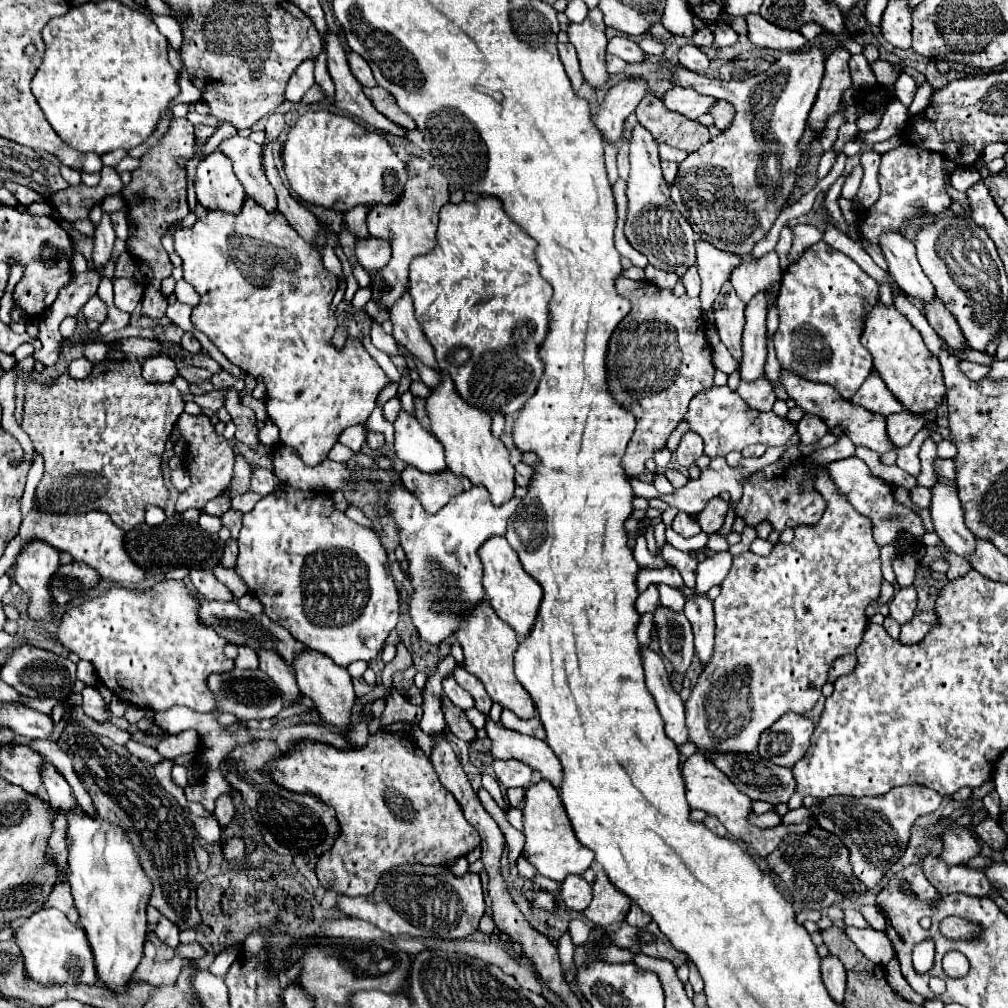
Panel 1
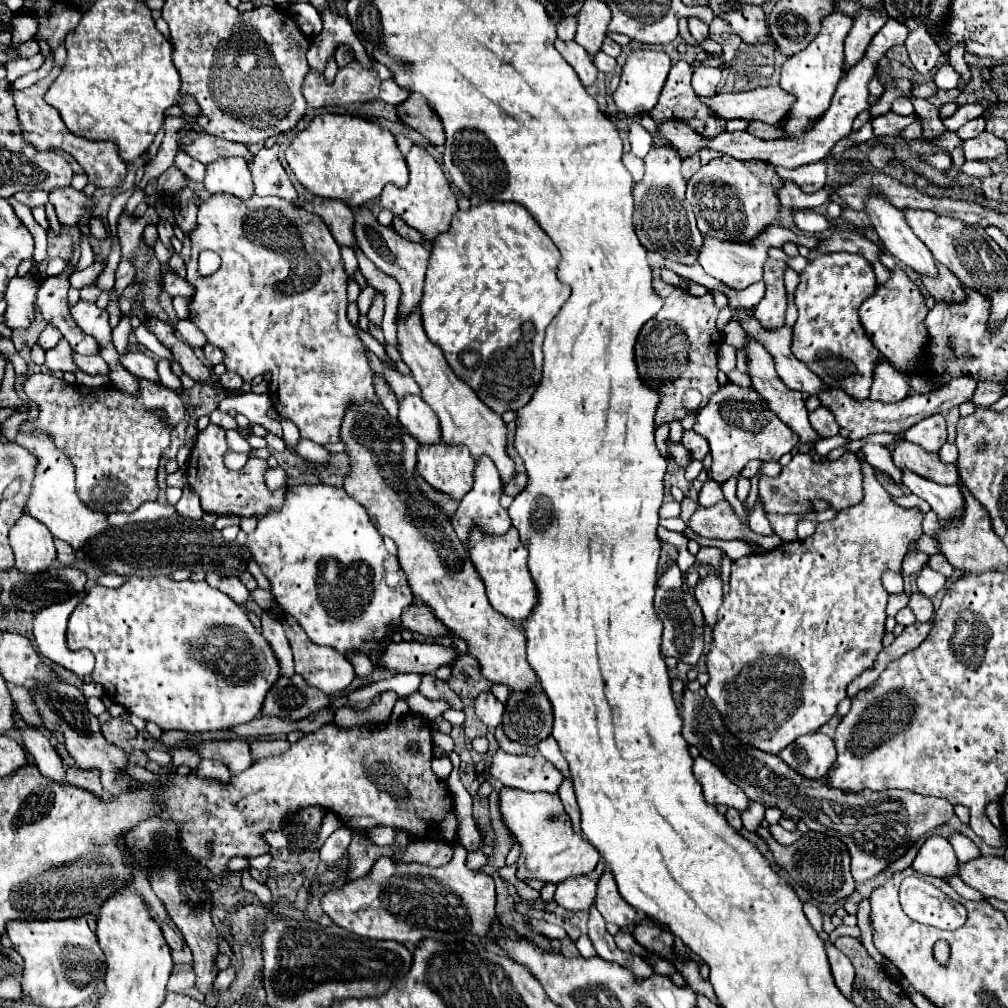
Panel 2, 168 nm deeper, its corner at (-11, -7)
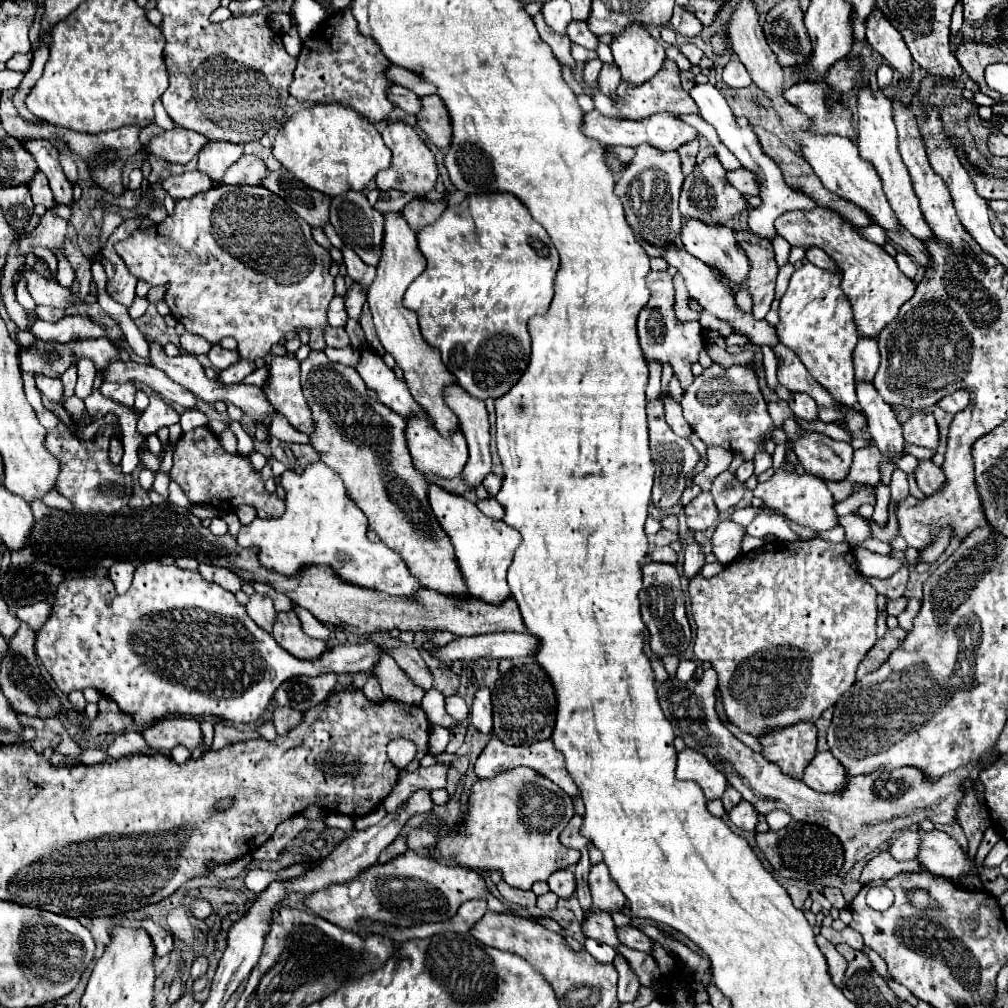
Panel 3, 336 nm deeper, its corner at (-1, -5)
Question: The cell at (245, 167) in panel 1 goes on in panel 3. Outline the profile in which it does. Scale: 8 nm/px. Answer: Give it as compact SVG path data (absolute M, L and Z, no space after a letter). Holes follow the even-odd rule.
M174 127L172 131L162 133L160 137L152 139L148 149L162 157L168 163L182 163L186 165L198 151L208 143L208 139L196 131Z

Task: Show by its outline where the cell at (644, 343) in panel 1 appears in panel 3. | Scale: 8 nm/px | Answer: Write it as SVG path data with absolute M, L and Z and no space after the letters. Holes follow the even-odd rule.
M666 271L648 273L646 283L650 289L650 301L638 315L638 341L642 347L644 359L646 363L652 363L652 361L670 363L674 377L680 381L682 389L688 389L694 381L692 365L698 363L698 355L706 347L702 325L698 321L690 321L690 323L678 321L674 313L674 285L672 285L672 277Z

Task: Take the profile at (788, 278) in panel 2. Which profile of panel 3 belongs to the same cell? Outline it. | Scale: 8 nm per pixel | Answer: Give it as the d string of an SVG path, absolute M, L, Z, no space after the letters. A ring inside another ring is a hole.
M774 237L772 240L775 261L778 267L782 267L788 263L788 257L790 252L790 243L782 237Z

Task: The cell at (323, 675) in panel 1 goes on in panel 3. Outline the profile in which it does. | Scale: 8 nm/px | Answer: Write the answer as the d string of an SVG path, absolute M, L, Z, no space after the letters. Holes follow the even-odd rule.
M294 611L276 613L276 623L274 623L274 631L272 631L274 641L282 649L286 649L290 655L294 655L296 659L314 661L314 659L320 659L326 653L328 647L326 647L324 641L310 639L308 635L304 635L300 621L298 621Z

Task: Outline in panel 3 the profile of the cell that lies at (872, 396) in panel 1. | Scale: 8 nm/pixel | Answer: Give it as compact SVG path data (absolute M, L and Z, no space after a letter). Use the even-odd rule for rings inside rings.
M860 337L856 349L854 349L854 369L856 369L856 381L862 383L874 383L876 367L880 365L880 353L874 339Z

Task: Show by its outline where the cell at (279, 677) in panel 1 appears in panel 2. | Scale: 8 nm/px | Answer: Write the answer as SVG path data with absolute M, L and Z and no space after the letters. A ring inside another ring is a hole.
M266 609L262 611L262 635L266 637L266 641L270 641L280 665L282 665L282 675L292 677L294 675L294 663L292 663L292 651L290 651L290 643L284 635L284 625L280 619L272 617L272 613Z

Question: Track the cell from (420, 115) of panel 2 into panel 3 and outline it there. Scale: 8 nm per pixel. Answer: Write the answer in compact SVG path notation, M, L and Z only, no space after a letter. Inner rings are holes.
M428 95L422 97L422 109L416 113L416 123L418 127L430 137L430 141L436 147L448 147L452 129L450 129L450 119L444 103L438 99L438 95Z

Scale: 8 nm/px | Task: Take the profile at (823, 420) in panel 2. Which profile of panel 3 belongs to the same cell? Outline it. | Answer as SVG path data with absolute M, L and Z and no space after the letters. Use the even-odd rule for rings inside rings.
M796 393L796 395L792 395L788 405L798 419L806 419L806 421L816 421L818 419L818 405L810 395Z

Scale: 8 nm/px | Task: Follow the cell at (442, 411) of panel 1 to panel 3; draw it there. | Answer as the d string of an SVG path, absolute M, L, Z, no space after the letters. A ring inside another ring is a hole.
M386 213L382 261L378 263L376 283L372 285L366 299L368 299L370 311L372 311L376 333L382 341L382 347L386 349L386 353L390 353L396 359L396 365L404 371L404 381L408 383L412 397L418 401L418 405L424 409L424 413L432 419L436 431L440 431L440 435L444 435L448 439L448 437L452 437L452 431L460 429L460 423L458 423L454 411L448 409L448 405L444 401L446 387L454 385L456 381L454 381L452 373L444 367L444 363L440 359L440 351L436 351L422 339L420 327L418 327L418 317L414 315L414 311L410 311L402 305L402 297L404 297L406 289L418 275L422 275L424 267L426 267L426 259L418 251L416 233L408 227L408 223L404 219L400 219L400 213Z

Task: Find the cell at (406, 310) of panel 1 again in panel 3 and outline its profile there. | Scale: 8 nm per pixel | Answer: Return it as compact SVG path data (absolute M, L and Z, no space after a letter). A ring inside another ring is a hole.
M348 191L344 195L338 195L330 203L330 223L334 225L336 233L344 241L346 247L352 247L352 251L366 263L374 265L380 263L380 241L384 237L384 213L374 209L364 193Z

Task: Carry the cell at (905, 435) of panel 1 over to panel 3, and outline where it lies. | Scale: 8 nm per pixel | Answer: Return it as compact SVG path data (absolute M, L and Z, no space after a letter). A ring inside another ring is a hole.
M916 413L906 423L902 423L906 443L926 447L936 451L938 447L938 427L932 413Z

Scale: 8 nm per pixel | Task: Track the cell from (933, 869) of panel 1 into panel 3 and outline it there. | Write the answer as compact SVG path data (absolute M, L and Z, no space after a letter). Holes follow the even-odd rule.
M904 831L902 835L896 837L888 851L898 861L910 861L916 859L916 847L920 847L920 835L916 831Z

